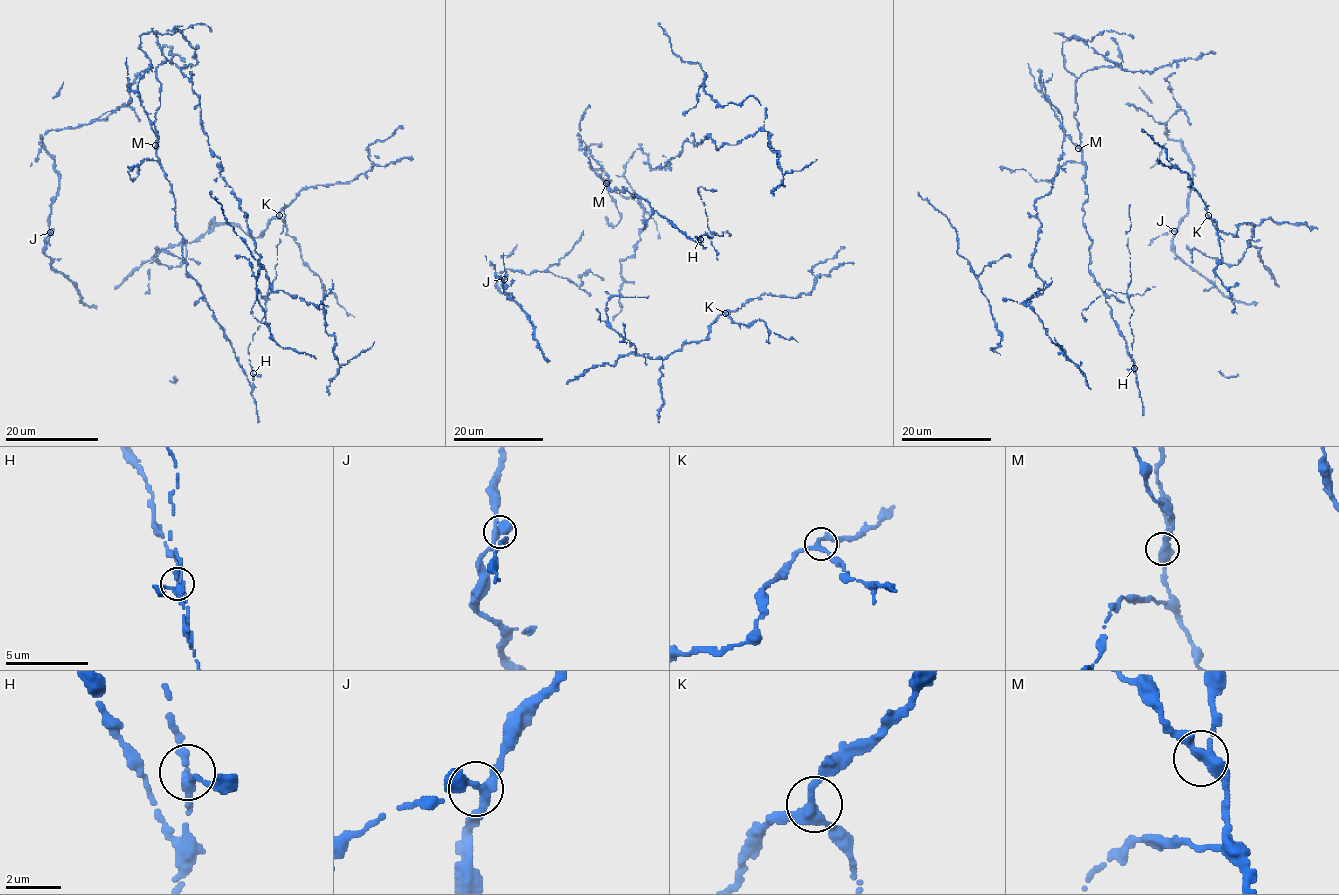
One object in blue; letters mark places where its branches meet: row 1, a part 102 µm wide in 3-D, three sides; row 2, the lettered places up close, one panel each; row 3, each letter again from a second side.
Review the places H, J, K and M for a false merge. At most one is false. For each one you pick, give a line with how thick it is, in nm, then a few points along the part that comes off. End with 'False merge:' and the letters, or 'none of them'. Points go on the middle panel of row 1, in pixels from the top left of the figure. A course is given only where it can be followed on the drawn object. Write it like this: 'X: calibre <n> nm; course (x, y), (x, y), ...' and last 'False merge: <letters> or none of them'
H: calibre 280 nm; course (699, 238), (695, 237), (705, 234), (712, 238), (713, 232), (719, 236), (723, 236), (724, 232), (730, 235)
False merge: H

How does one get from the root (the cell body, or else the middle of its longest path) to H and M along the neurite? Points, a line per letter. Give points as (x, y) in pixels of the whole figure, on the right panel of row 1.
H: (1164, 65), (1124, 71), (1088, 47), (1092, 37), (1062, 43), (1077, 78), (1088, 270), (1133, 368)
M: (1164, 65), (1124, 71), (1088, 47), (1092, 37), (1063, 42), (1063, 64), (1077, 78), (1078, 148)

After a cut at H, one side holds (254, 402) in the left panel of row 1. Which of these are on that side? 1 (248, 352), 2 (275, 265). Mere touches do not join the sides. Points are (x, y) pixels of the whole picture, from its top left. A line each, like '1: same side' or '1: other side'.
1: other side
2: other side

